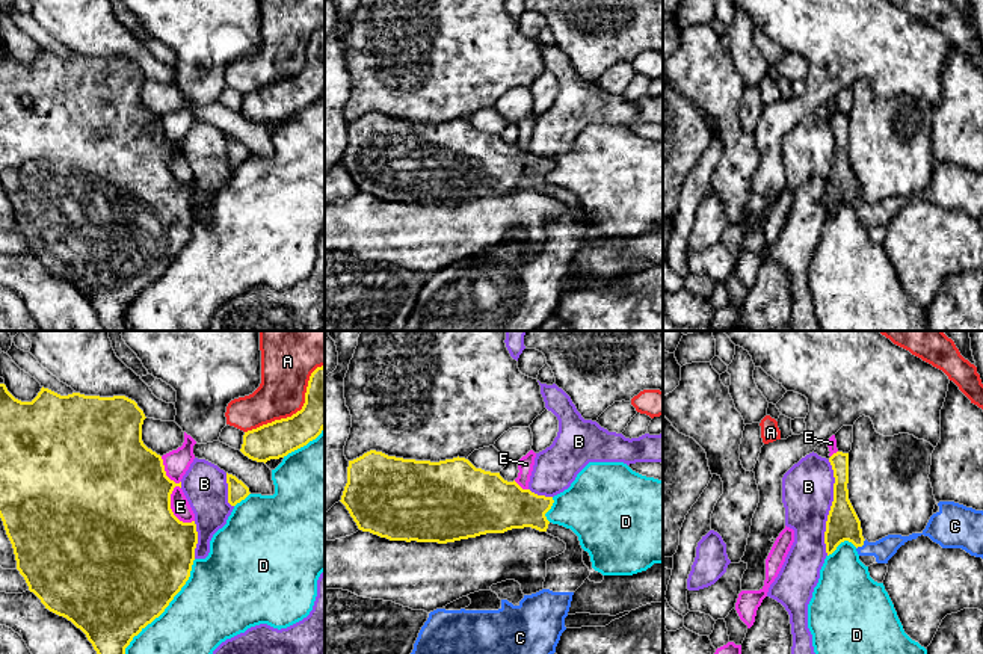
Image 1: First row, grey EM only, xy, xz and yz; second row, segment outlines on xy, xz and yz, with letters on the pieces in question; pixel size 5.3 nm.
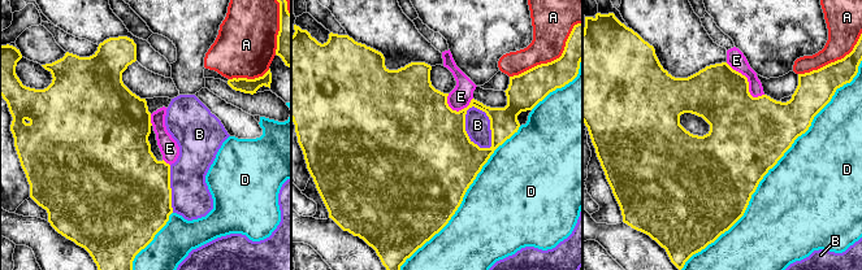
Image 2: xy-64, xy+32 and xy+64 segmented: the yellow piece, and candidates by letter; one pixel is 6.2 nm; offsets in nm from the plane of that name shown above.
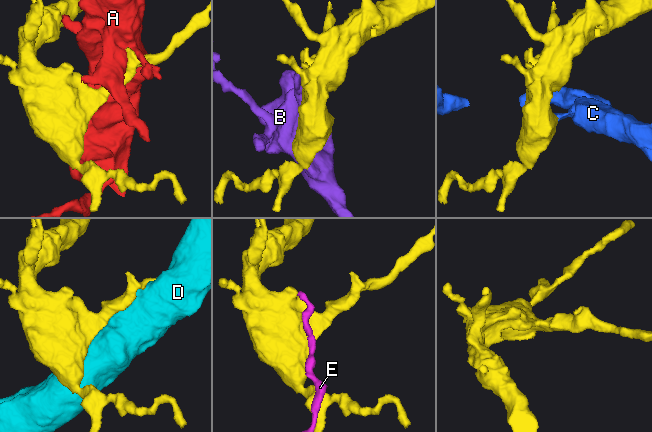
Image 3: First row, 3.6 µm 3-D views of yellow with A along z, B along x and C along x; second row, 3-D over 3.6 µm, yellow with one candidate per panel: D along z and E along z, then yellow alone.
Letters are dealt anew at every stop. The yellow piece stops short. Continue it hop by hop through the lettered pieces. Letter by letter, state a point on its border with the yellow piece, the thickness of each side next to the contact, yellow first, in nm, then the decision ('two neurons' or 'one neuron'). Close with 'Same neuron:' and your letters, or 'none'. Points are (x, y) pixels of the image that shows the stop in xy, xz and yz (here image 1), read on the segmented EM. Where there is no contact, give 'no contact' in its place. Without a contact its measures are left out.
A: xy (298, 411) | 220/280 nm | two neurons
B: yz (831, 508) | 180/280 nm | two neurons
C: yz (861, 546) | 180/120 nm | one neuron
D: xy (166, 606) | 500/380 nm | two neurons
E: xy (171, 493) | 500/100 nm | two neurons
Same neuron: C

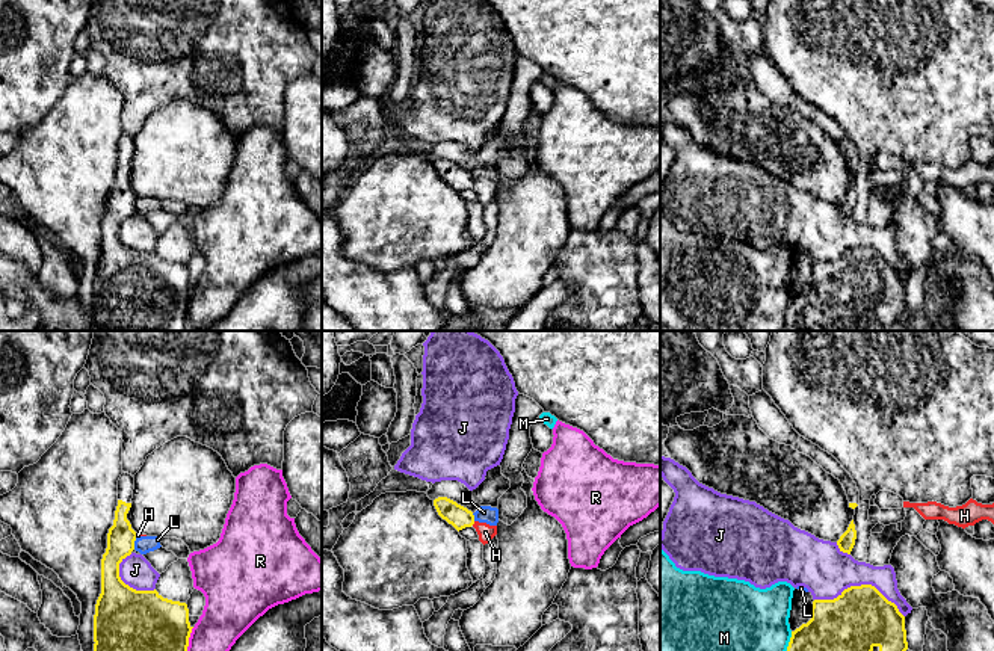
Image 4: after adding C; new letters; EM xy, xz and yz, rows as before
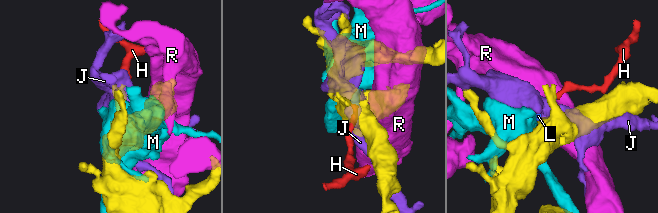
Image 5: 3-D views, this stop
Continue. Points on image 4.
H: xz (473, 523) | 120/90 nm | two neurons
J: yz (861, 585) | 320/280 nm | two neurons
L: xy (133, 543) | 150/90 nm | two neurons
M: yz (790, 641) | 260/340 nm | two neurons
R: xy (188, 639) | 320/260 nm | two neurons
Same neuron: none

